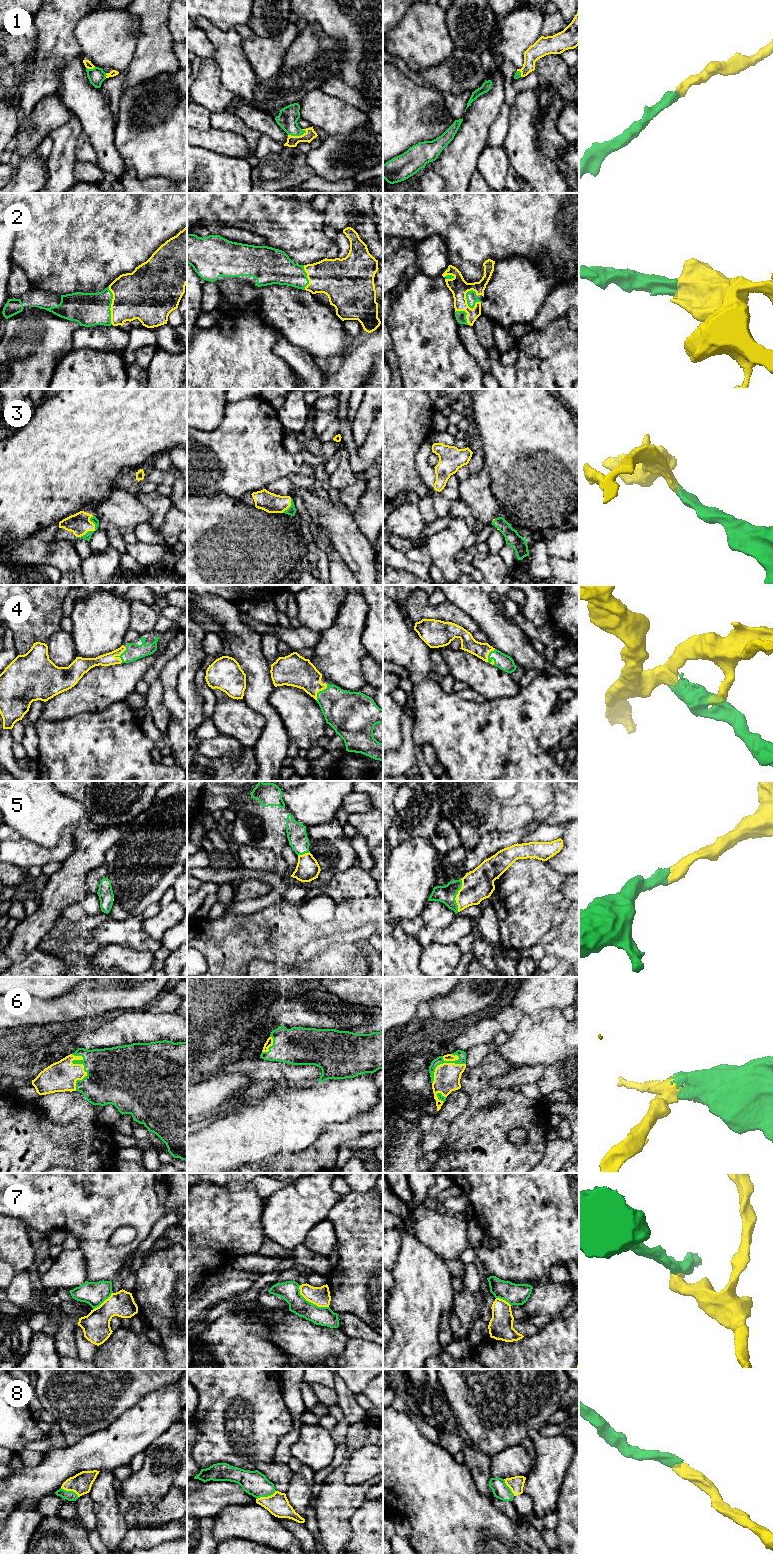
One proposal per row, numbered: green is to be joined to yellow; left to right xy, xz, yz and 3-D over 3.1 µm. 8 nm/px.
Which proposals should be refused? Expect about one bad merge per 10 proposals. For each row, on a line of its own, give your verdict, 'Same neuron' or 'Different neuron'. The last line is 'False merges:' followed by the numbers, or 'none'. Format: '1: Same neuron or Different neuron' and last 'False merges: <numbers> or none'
1: Same neuron
2: Same neuron
3: Same neuron
4: Same neuron
5: Same neuron
6: Same neuron
7: Different neuron
8: Same neuron
False merges: 7

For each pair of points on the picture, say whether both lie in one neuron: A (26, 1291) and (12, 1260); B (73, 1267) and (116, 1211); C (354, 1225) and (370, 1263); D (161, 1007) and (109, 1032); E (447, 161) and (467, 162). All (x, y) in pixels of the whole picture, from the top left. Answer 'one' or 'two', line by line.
A: two
B: two
C: one
D: two
E: one

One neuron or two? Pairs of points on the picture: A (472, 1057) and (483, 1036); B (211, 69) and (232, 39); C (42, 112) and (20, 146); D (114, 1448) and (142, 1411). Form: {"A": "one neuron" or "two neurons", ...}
{"A": "two neurons", "B": "two neurons", "C": "one neuron", "D": "one neuron"}

